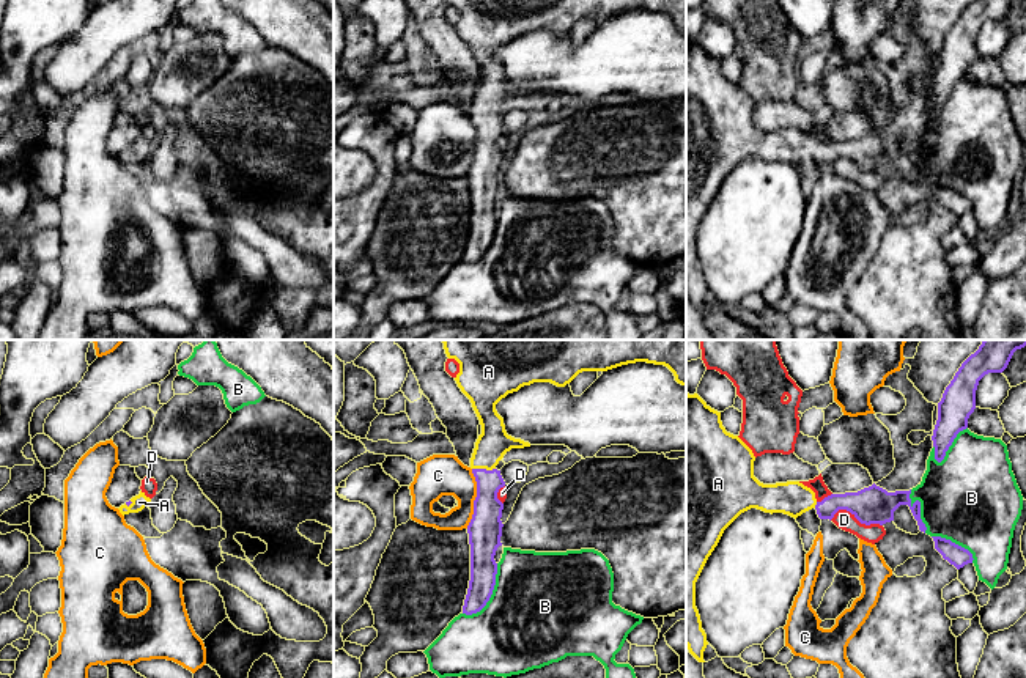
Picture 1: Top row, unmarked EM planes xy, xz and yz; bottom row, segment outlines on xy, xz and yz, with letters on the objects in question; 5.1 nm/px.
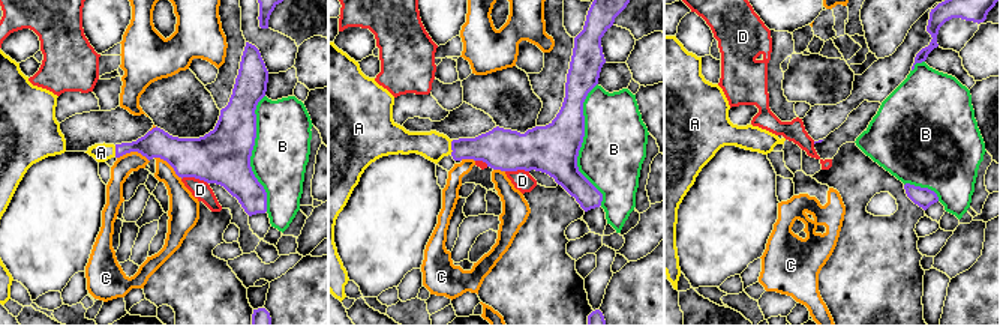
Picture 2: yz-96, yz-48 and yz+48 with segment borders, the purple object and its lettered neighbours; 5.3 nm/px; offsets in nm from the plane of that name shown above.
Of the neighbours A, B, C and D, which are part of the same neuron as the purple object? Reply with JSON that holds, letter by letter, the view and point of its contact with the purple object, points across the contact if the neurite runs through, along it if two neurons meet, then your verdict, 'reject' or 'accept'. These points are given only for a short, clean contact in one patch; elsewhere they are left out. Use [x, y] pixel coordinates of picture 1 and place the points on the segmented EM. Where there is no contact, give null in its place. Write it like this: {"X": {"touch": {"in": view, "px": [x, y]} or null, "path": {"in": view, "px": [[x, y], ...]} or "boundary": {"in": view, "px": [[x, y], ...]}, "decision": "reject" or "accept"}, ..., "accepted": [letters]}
{"A": {"touch": {"in": "xz", "px": [483, 469]}, "decision": "accept"}, "B": {"touch": {"in": "xz", "px": [491, 593]}, "decision": "reject"}, "C": {"touch": {"in": "xz", "px": [476, 499]}, "decision": "reject"}, "D": {"touch": {"in": "yz", "px": [856, 518]}, "decision": "reject"}, "accepted": ["A"]}

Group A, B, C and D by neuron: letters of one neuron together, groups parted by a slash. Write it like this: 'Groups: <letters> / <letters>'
Groups: A / B / C / D

